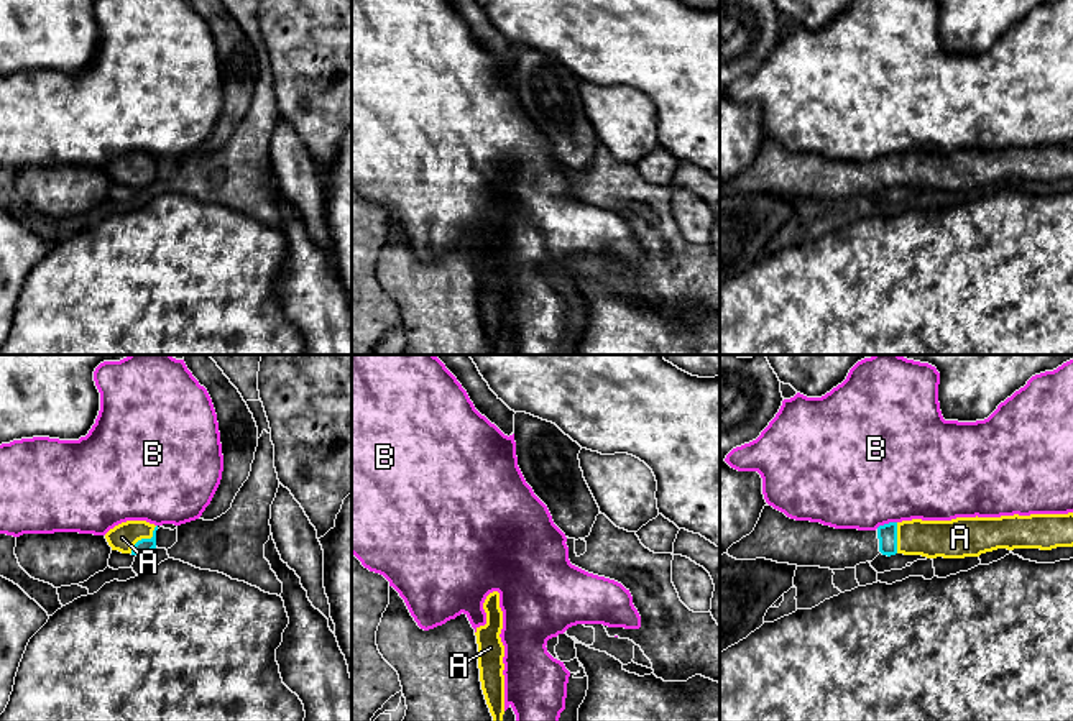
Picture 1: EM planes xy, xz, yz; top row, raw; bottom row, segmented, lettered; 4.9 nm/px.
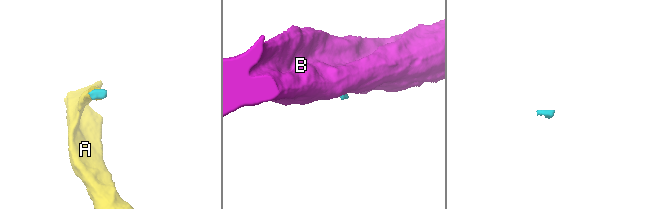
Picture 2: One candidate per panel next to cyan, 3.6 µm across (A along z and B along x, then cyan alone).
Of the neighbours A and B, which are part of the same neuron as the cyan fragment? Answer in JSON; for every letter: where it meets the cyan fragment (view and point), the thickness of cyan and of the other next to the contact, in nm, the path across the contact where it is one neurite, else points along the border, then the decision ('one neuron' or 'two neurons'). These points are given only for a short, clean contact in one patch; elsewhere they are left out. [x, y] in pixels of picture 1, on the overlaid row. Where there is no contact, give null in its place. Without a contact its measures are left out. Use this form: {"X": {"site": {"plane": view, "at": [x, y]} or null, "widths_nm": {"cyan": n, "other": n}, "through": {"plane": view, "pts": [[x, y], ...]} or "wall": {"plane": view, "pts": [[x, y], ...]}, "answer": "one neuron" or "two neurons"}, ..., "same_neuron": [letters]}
{"A": {"site": {"plane": "xy", "at": [143, 539]}, "widths_nm": {"cyan": 70, "other": 140}, "through": {"plane": "xy", "pts": [[143, 546], [143, 539], [122, 537]]}, "answer": "one neuron"}, "B": {"site": {"plane": "yz", "at": [886, 524]}, "widths_nm": {"cyan": 100, "other": 500}, "wall": {"plane": "yz", "pts": [[896, 521], [876, 528]]}, "answer": "two neurons"}, "same_neuron": ["A"]}

